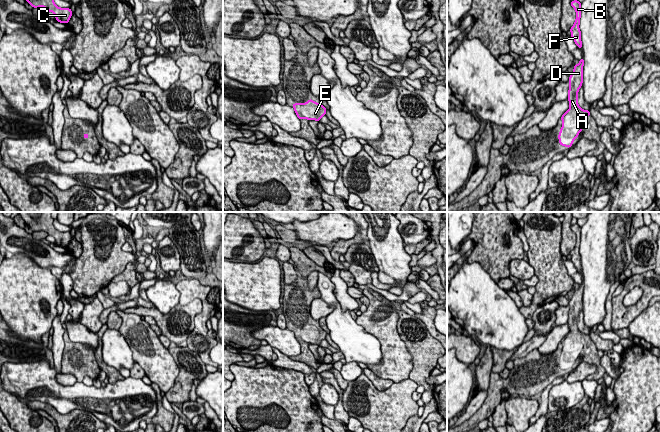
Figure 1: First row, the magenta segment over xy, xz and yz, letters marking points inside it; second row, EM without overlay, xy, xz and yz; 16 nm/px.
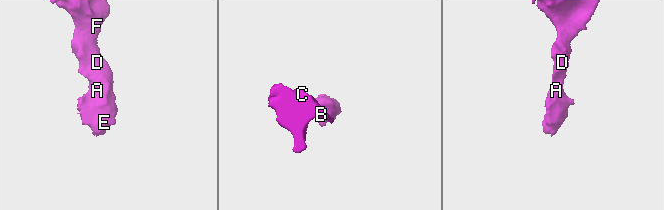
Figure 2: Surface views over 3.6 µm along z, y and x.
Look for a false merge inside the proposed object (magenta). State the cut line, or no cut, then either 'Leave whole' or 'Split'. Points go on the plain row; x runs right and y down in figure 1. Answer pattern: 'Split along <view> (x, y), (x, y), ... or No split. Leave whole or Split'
No split. Leave whole

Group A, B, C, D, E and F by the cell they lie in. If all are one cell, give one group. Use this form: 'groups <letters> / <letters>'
groups A B C D E F

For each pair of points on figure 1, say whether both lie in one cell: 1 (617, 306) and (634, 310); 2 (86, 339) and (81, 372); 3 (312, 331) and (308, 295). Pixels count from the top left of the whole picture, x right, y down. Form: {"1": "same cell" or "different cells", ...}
{"1": "same cell", "2": "different cells", "3": "same cell"}

